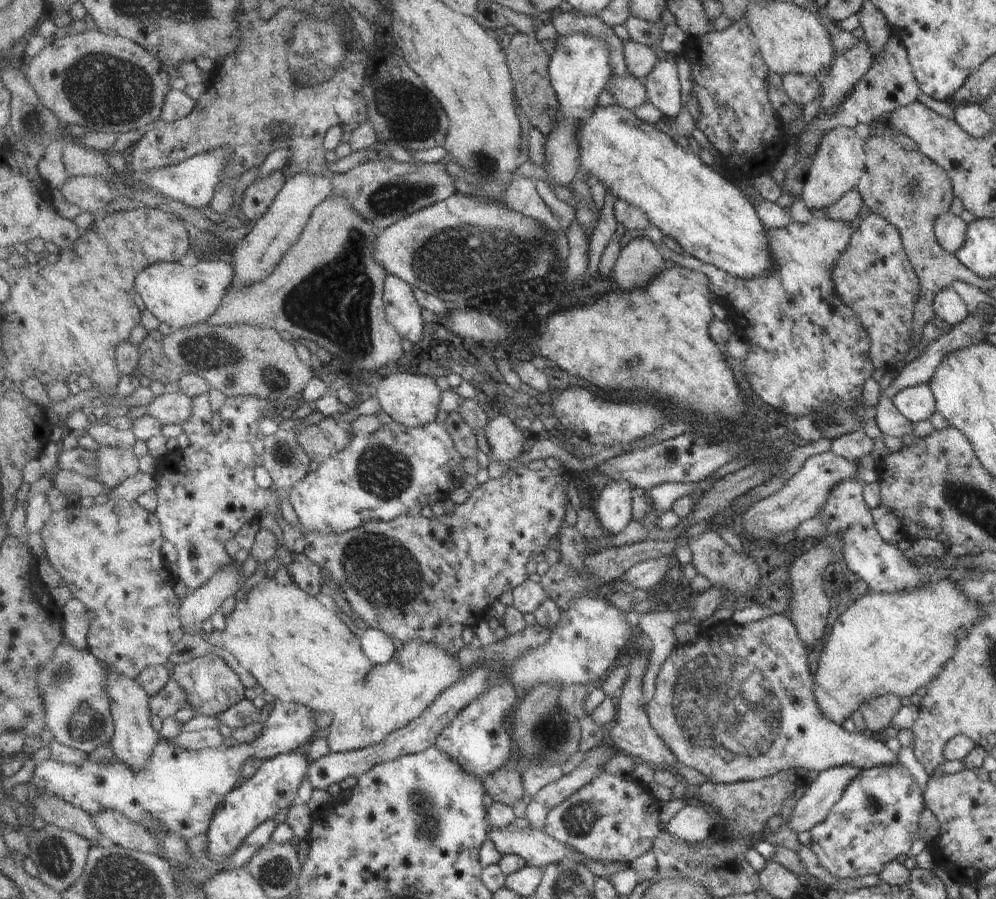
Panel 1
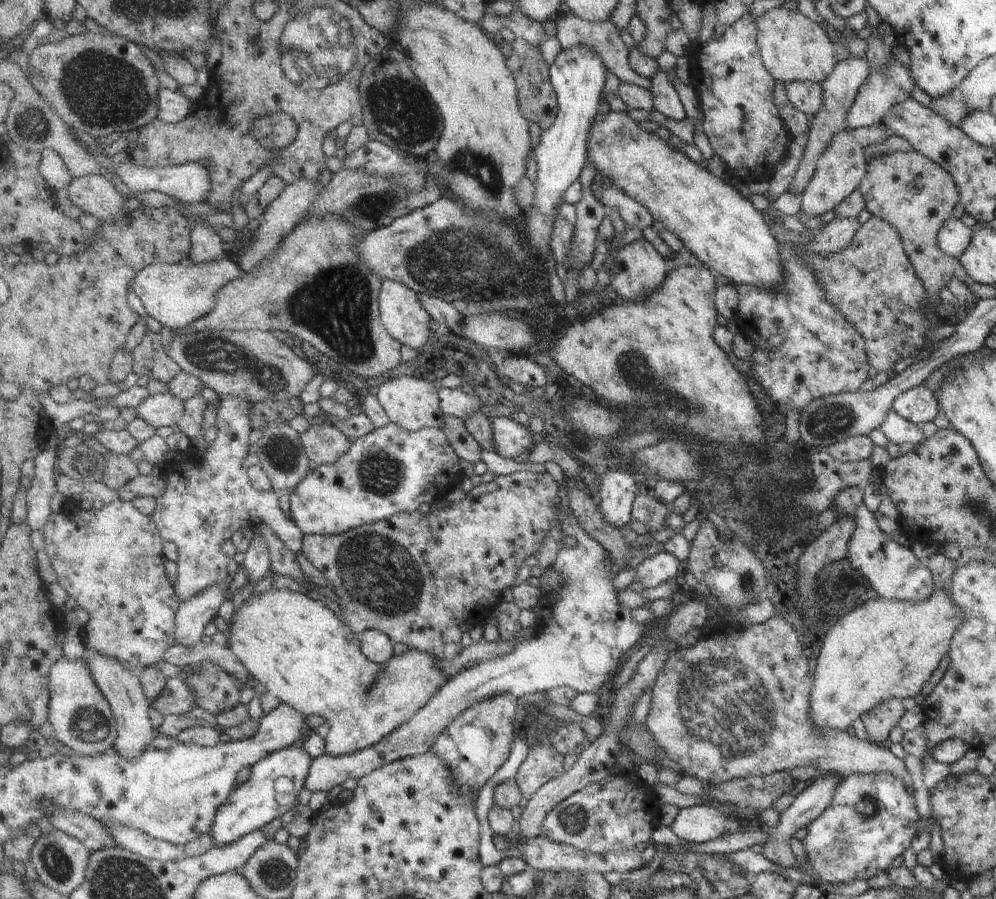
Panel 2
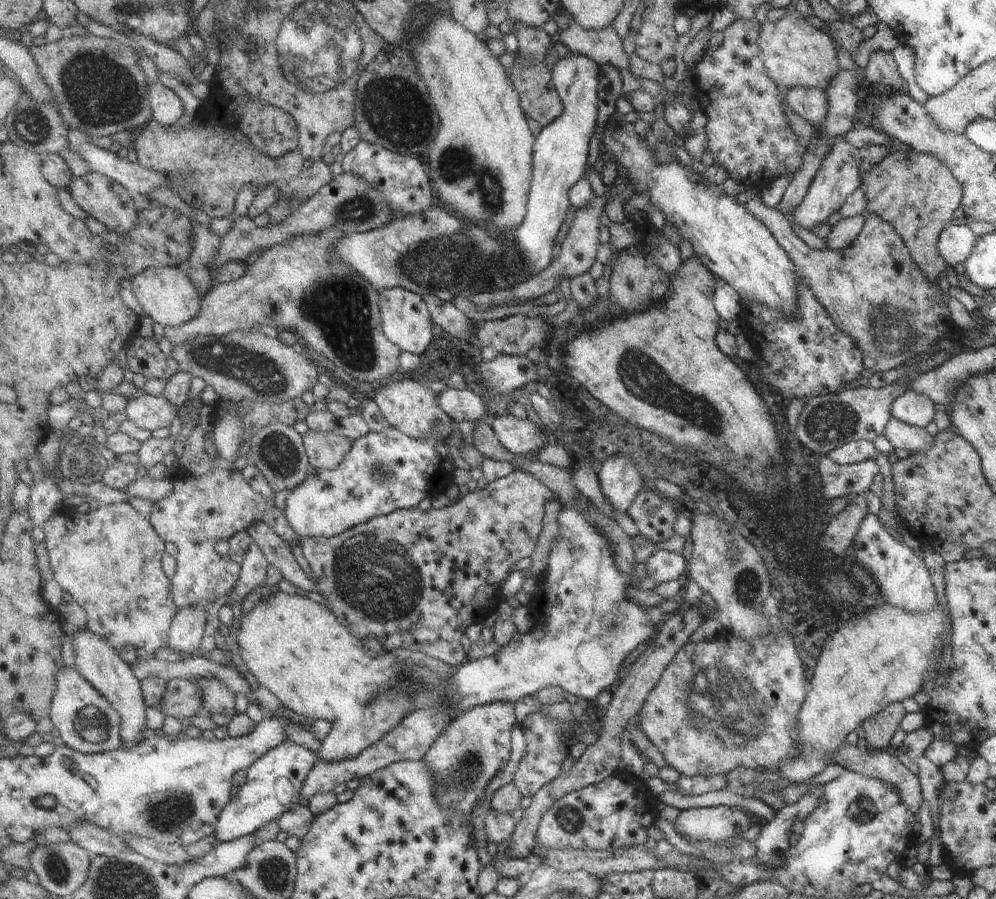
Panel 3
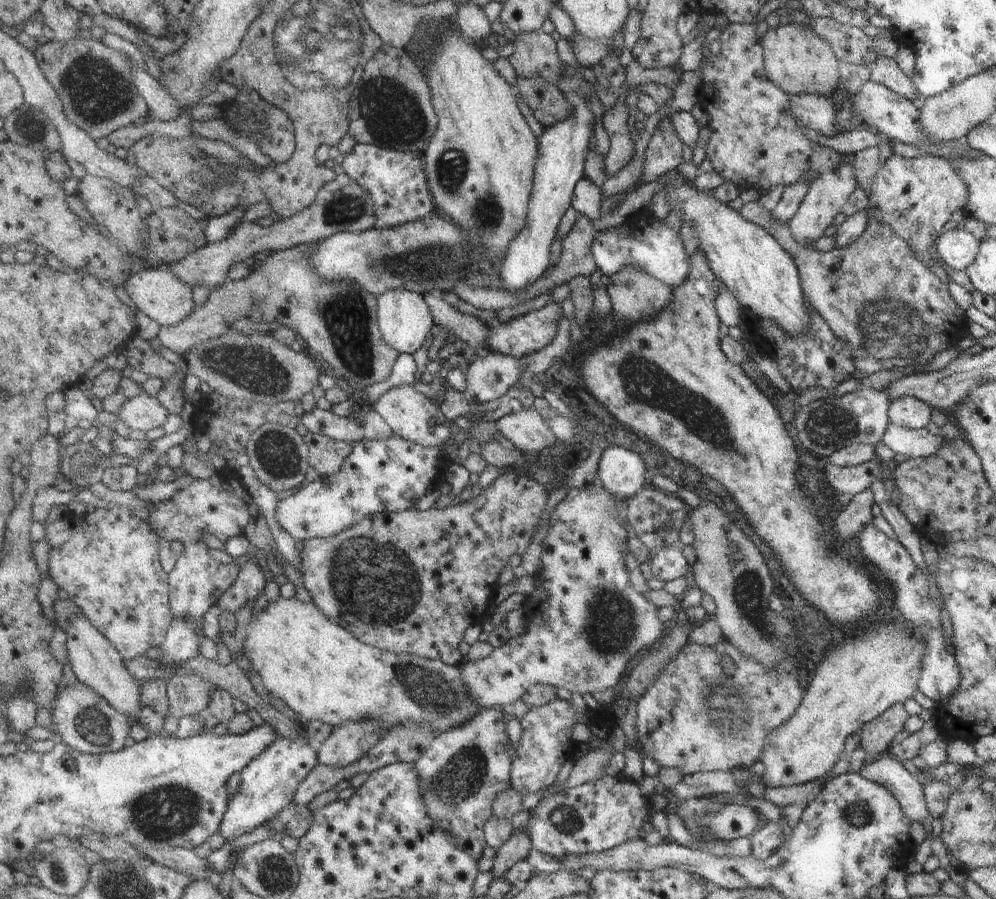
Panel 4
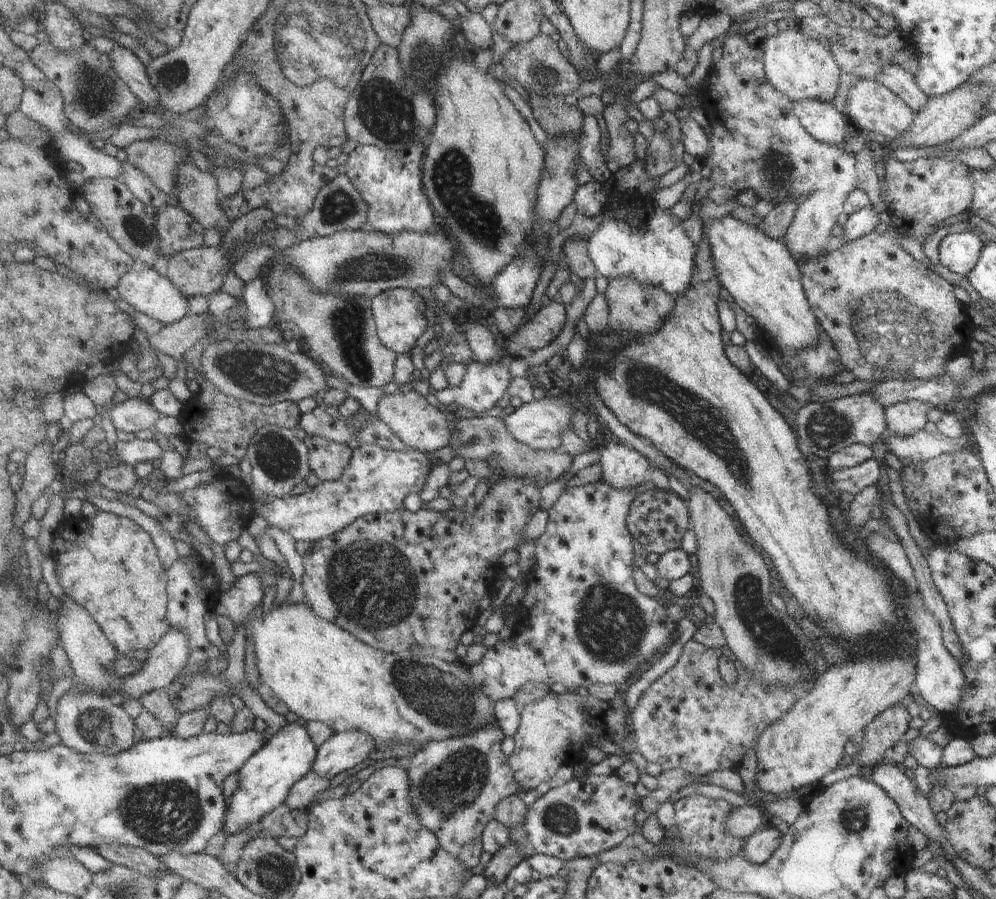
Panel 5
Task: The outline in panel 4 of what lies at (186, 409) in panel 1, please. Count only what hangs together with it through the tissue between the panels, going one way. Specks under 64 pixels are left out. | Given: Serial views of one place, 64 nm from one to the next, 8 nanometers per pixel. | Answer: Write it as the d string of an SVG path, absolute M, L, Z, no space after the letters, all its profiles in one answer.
M145 392L129 399L123 409L116 413L124 423L146 433L154 428L163 427L171 414L157 396Z

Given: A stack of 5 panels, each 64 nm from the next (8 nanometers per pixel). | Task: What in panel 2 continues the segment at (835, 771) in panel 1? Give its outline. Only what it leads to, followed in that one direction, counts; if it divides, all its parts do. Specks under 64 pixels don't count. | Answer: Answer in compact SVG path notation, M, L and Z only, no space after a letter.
M821 773L817 779L813 780L811 786L808 786L808 788L796 797L794 802L780 814L780 819L776 827L766 829L768 838L764 842L764 846L762 846L764 858L784 868L796 868L797 859L789 847L789 842L797 830L806 828L812 820L815 820L824 812L824 808L827 808L827 805L832 801L838 780L839 777L835 774Z

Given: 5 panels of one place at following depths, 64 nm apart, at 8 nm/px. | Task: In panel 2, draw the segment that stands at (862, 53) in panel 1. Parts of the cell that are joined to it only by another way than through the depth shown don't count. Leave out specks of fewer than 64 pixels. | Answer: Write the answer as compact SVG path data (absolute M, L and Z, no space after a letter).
M848 56L846 60L838 61L836 66L832 68L830 75L822 82L821 88L823 89L824 104L820 108L820 112L811 121L811 129L809 130L810 136L808 137L808 144L804 149L804 155L796 170L796 176L794 180L788 186L787 192L793 194L804 193L810 178L812 178L816 166L818 164L818 158L826 152L828 144L832 138L836 138L838 132L842 130L849 130L848 124L846 124L846 112L848 108L852 108L856 96L862 87L862 84L866 82L866 78L869 76L868 61L865 58L856 58L856 56Z

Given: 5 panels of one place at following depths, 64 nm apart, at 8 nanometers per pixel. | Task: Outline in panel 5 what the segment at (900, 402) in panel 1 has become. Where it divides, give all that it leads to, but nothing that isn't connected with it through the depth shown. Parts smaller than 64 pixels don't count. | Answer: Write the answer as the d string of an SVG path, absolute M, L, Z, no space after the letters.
M909 400L885 408L887 428L896 434L908 436L924 428L928 419L926 411L930 406L917 400Z

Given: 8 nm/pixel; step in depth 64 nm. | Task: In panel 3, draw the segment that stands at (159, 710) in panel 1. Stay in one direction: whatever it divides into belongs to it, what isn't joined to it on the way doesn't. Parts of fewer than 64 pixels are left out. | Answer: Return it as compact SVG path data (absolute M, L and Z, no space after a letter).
M174 679L169 685L158 709L165 715L183 720L196 717L205 706L204 691L195 679Z

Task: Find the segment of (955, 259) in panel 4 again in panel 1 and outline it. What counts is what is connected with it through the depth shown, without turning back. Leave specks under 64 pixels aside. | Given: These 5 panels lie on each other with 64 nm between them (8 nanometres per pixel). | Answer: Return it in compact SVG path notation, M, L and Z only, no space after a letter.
M950 210L936 218L935 238L946 252L954 254L964 246L967 236L967 224Z

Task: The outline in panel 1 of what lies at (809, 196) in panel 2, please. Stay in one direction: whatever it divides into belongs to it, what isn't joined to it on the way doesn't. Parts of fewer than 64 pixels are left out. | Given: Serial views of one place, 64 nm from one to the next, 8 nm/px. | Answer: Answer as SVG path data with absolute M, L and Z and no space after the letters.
M837 126L827 131L820 143L811 162L810 170L805 176L802 190L802 202L808 210L826 210L834 202L838 202L844 194L855 191L861 176L865 172L865 142L858 136L854 129L846 126Z

